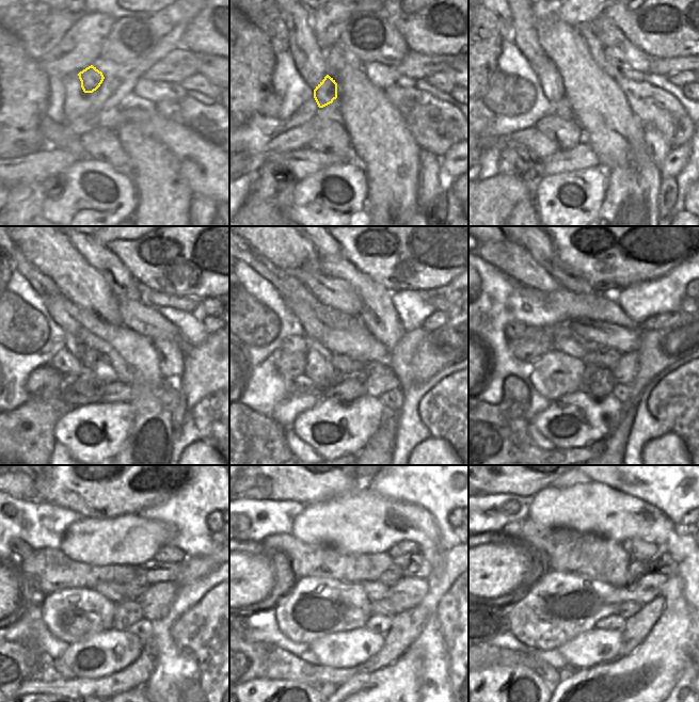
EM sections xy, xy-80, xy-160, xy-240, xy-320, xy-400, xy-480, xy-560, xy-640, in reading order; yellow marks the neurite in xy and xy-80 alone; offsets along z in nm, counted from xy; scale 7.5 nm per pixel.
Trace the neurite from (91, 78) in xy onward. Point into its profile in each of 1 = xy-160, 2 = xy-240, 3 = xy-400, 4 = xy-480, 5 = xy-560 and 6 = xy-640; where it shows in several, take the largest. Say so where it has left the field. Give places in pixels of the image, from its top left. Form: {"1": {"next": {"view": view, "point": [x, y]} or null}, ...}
{"1": {"next": {"view": "xy-160", "point": [562, 108]}}, "2": {"next": {"view": "xy-240", "point": [96, 368]}}, "3": {"next": {"view": "xy-400", "point": [604, 356]}}, "4": {"next": {"view": "xy-480", "point": [136, 588]}}, "5": {"next": {"view": "xy-560", "point": [390, 577]}}, "6": {"next": {"view": "xy-640", "point": [636, 569]}}}

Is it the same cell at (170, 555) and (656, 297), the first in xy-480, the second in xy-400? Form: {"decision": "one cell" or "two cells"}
{"decision": "two cells"}

